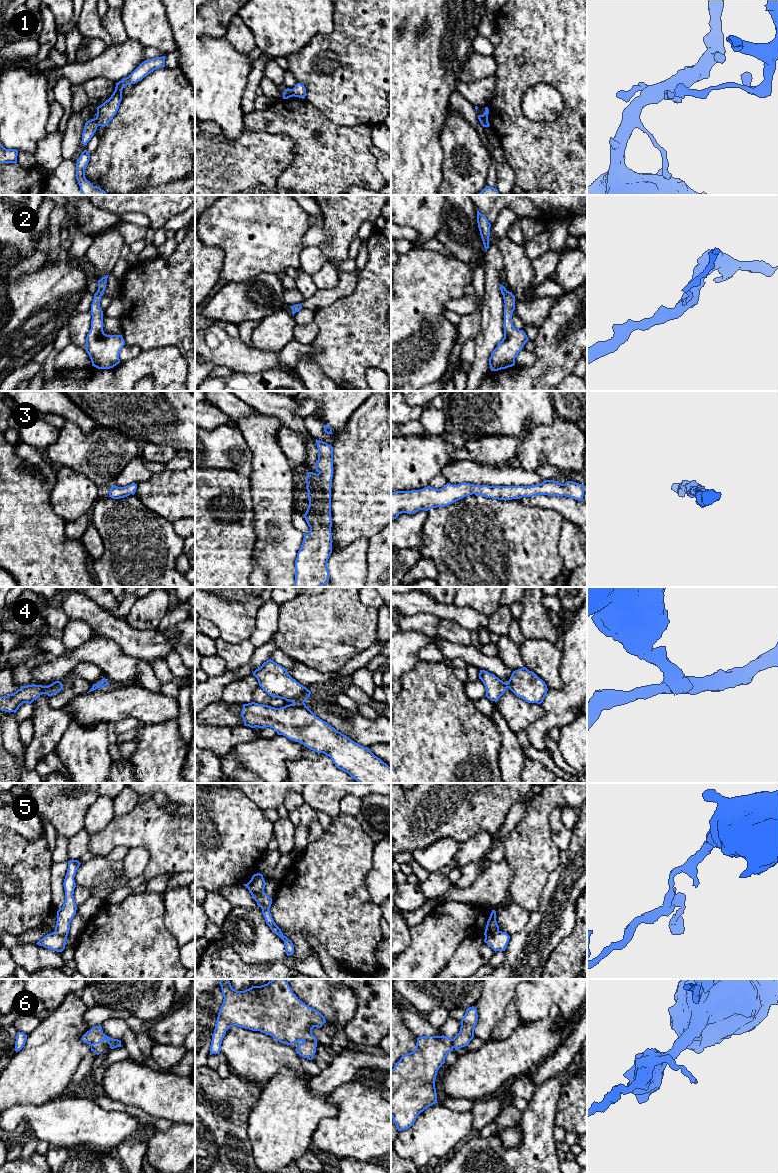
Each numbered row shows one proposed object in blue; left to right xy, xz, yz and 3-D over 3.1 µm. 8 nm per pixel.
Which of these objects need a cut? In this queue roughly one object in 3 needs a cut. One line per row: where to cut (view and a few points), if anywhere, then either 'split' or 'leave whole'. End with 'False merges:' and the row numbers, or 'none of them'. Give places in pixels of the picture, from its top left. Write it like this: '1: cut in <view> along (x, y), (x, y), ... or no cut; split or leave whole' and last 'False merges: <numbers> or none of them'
1: cut in xy along (94, 118), (98, 125); split
2: cut in xy along (96, 292), (101, 295); split
3: no cut; leave whole
4: cut in xz along (303, 701), (294, 703); split
5: cut in xz along (248, 882), (256, 891), (263, 892); split
6: no cut; leave whole
False merges: 1, 2, 4, 5

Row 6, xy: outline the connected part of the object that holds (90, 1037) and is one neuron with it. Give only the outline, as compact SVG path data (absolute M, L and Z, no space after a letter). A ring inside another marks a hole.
M101 1025L92 1027L89 1031L87 1031L81 1038L84 1043L87 1043L91 1046L91 1051L94 1051L97 1055L102 1053L97 1053L92 1046L95 1044L99 1044L104 1040L108 1041L111 1049L121 1047L121 1041L118 1039L112 1039L109 1036L105 1035L102 1031Z

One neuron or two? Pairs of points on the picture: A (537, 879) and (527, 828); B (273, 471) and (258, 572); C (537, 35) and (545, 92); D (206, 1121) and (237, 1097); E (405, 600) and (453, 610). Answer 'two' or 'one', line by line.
A: one
B: two
C: two
D: one
E: one

